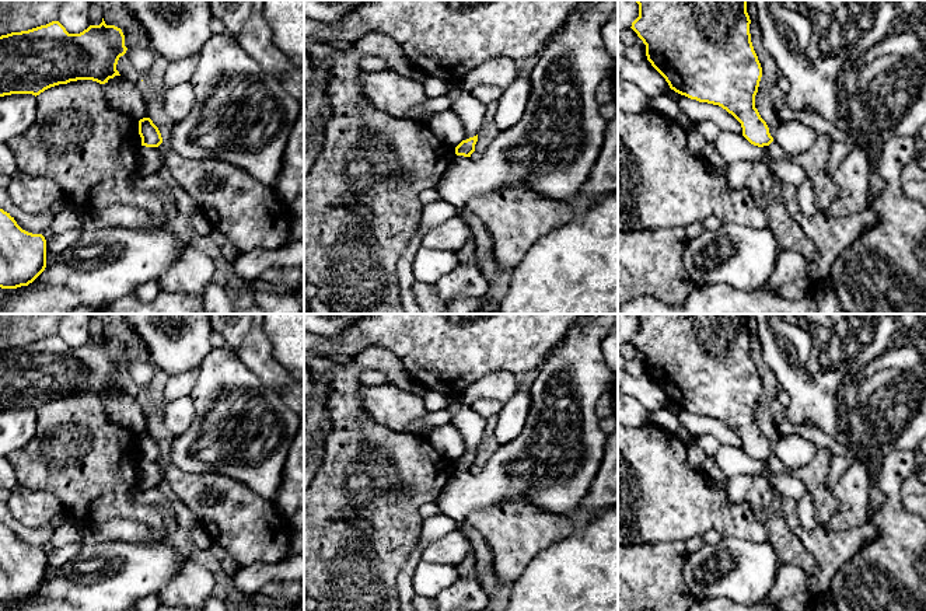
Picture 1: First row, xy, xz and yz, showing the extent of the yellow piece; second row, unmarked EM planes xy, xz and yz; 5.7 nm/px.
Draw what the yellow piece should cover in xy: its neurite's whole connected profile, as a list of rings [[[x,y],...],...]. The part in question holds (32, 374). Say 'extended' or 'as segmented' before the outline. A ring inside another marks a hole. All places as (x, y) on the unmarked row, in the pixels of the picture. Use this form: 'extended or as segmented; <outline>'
as segmented; [[[104,332],[99,339],[90,339],[80,348],[69,348],[59,335],[52,335],[28,345],[11,346],[0,350],[0,411],[11,408],[39,409],[45,404],[77,394],[92,394],[99,398],[120,390],[116,378],[126,367],[125,349],[120,342],[106,339]]]

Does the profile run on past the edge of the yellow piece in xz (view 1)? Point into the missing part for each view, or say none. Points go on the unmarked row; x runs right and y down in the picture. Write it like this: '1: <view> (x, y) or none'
1: none

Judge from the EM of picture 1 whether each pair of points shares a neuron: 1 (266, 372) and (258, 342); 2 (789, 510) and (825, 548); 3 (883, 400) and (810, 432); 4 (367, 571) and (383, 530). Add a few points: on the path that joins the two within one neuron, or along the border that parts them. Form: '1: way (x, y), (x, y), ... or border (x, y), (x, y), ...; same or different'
1: way (262, 365), (258, 359), (258, 349); same
2: way (793, 522), (807, 538), (814, 541); same
3: border (816, 425), (845, 446); different
4: way (367, 561), (367, 545), (373, 540); same

